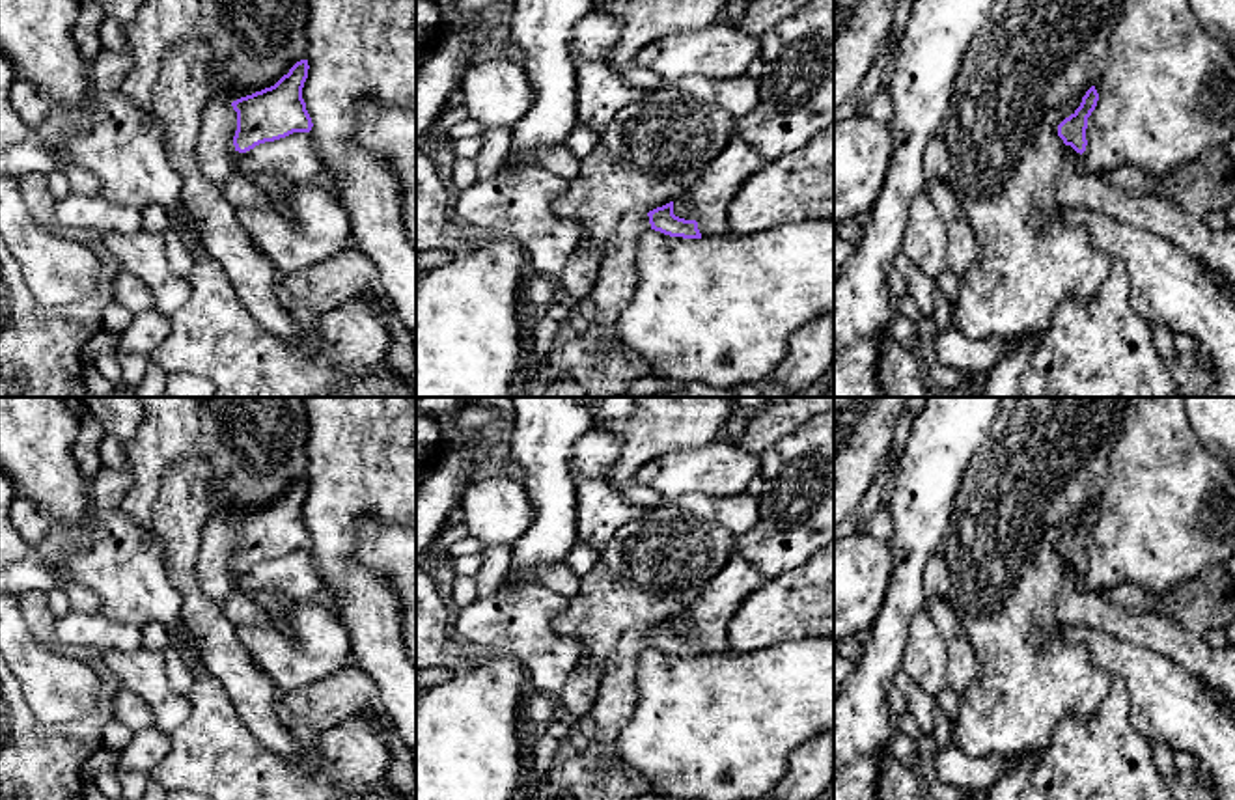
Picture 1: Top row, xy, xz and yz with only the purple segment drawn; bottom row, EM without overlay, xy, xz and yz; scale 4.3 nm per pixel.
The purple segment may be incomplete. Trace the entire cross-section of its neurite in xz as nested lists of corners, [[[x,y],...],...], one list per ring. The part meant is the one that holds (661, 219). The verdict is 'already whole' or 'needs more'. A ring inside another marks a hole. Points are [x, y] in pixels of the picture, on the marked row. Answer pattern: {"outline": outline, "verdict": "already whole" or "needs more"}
{"outline": [[[673,201],[649,213],[627,213],[604,242],[593,291],[560,323],[554,343],[528,380],[522,397],[541,397],[558,380],[578,384],[586,397],[614,397],[651,373],[647,360],[625,349],[616,324],[638,285],[638,241],[655,229],[670,237],[701,239],[696,220],[673,214]]], "verdict": "needs more"}

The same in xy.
{"outline": [[[308,60],[297,62],[274,86],[229,103],[209,101],[196,142],[200,170],[224,185],[237,168],[233,153],[246,153],[259,144],[310,132],[313,123],[302,99]]], "verdict": "needs more"}

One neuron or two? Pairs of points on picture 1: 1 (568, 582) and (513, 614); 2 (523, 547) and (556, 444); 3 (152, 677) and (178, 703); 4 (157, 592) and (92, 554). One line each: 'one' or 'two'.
1: two
2: one
3: one
4: one

